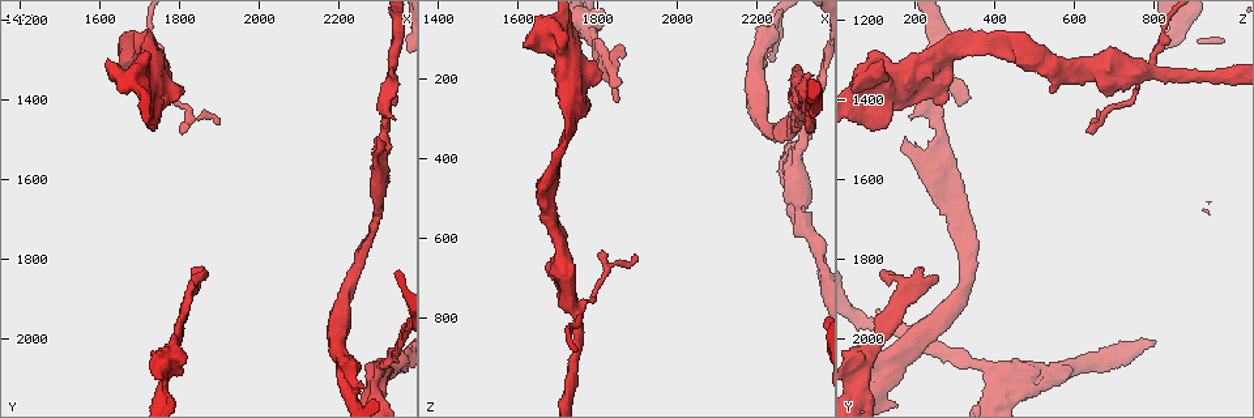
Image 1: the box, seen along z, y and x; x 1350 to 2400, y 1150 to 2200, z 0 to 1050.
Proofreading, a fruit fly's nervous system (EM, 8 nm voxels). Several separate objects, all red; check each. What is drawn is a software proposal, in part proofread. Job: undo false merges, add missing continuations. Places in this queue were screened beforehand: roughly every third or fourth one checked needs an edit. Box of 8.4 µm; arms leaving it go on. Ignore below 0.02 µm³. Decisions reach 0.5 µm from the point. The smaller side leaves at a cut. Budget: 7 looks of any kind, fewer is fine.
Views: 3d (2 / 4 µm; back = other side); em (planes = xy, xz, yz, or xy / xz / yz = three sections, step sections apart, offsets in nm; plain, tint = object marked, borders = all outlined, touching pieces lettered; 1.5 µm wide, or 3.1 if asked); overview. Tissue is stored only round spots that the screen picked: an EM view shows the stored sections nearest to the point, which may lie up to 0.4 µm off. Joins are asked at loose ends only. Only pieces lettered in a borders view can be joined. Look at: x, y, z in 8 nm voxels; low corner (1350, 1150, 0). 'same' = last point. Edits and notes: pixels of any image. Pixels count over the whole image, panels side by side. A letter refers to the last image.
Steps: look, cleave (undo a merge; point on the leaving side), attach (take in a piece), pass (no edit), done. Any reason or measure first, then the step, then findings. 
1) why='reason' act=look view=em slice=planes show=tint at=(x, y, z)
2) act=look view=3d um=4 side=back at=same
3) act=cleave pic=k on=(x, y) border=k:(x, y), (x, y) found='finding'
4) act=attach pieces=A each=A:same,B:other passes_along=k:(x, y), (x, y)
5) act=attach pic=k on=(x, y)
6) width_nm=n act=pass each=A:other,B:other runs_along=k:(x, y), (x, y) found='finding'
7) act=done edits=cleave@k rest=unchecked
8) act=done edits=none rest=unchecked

why='sudden change in width' act=look view=em slice=yz step=8 show=borders at=(1755, 1355, 250)

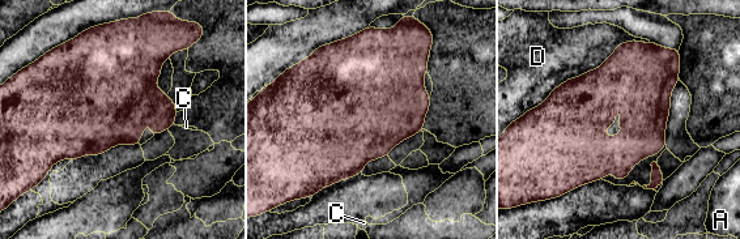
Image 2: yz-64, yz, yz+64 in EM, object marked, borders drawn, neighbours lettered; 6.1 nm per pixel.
act=pass each=A:other,C:other,D:other border=2:(649, 41), (620, 43), (534, 109) found='one neuron here'

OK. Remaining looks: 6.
why='branch stops here' act=look view=3d um=4 at=(1865, 1835, 120)

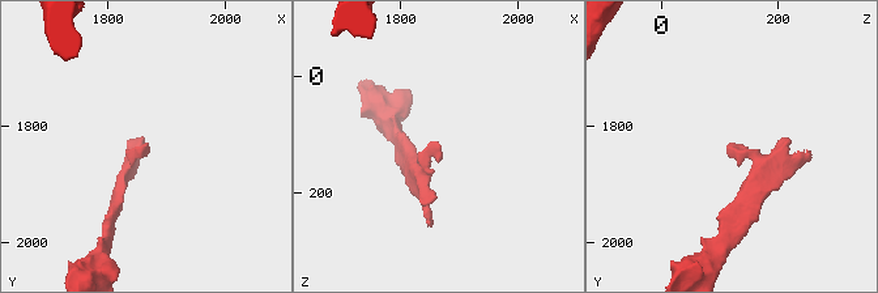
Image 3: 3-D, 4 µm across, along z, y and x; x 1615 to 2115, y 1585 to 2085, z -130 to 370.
act=look view=em slice=planes show=borders at=(1870, 1825, 120)

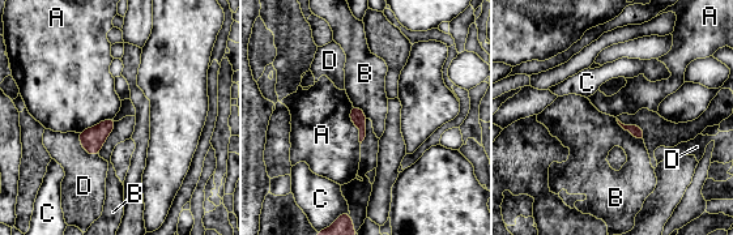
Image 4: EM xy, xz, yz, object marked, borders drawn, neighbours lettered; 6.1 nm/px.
act=pass each=A:other,B:other,C:other,D:other border=4:(352, 105), (350, 120), (361, 142) found='none of them fits'

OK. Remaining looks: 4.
why='four arms meet' act=look view=em slice=xy step=8 show=borders at=(2300, 2080, 450)

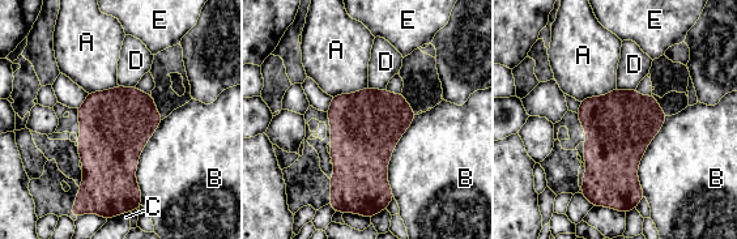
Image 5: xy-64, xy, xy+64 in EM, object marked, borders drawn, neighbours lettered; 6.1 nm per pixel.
act=pass each=A:other,B:other,C:other,D:other,E:other border=5:(367, 85), (357, 92), (332, 97) found='continuous, no second neuron'

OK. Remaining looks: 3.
act=done edits=none rest=unchecked

